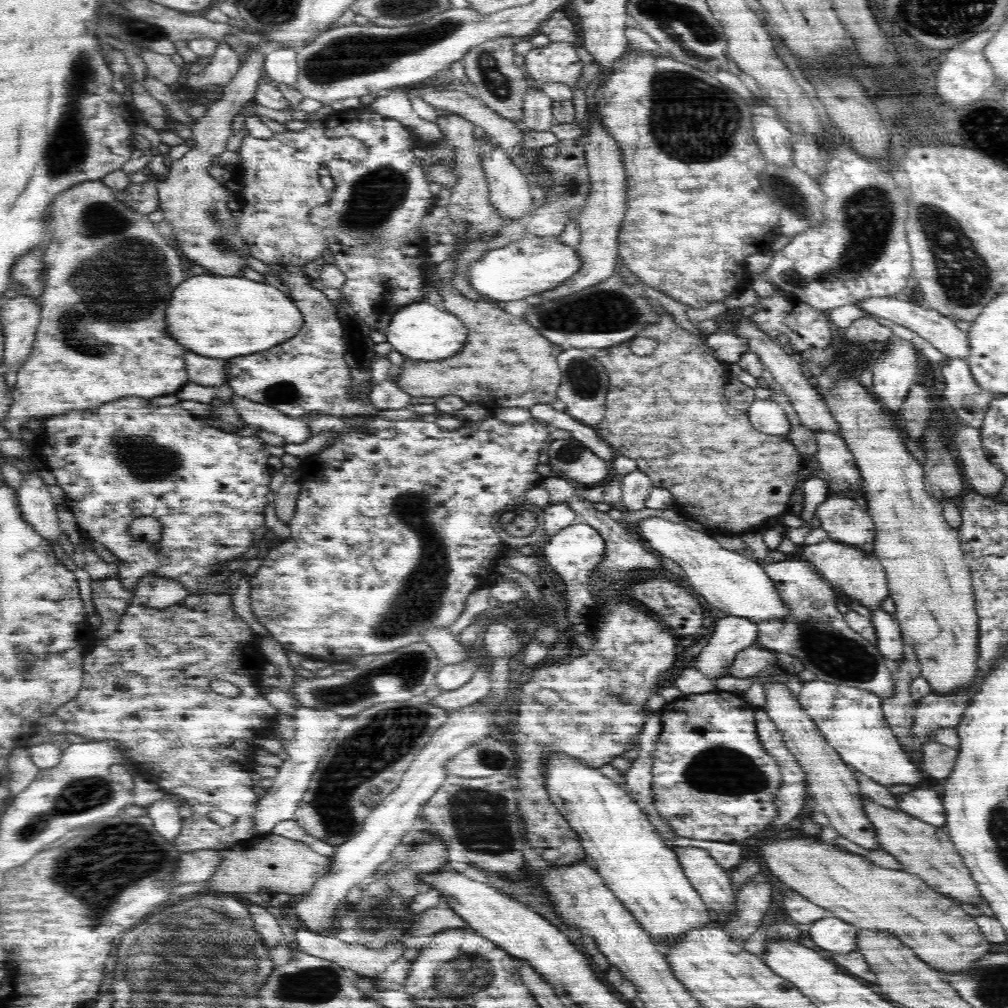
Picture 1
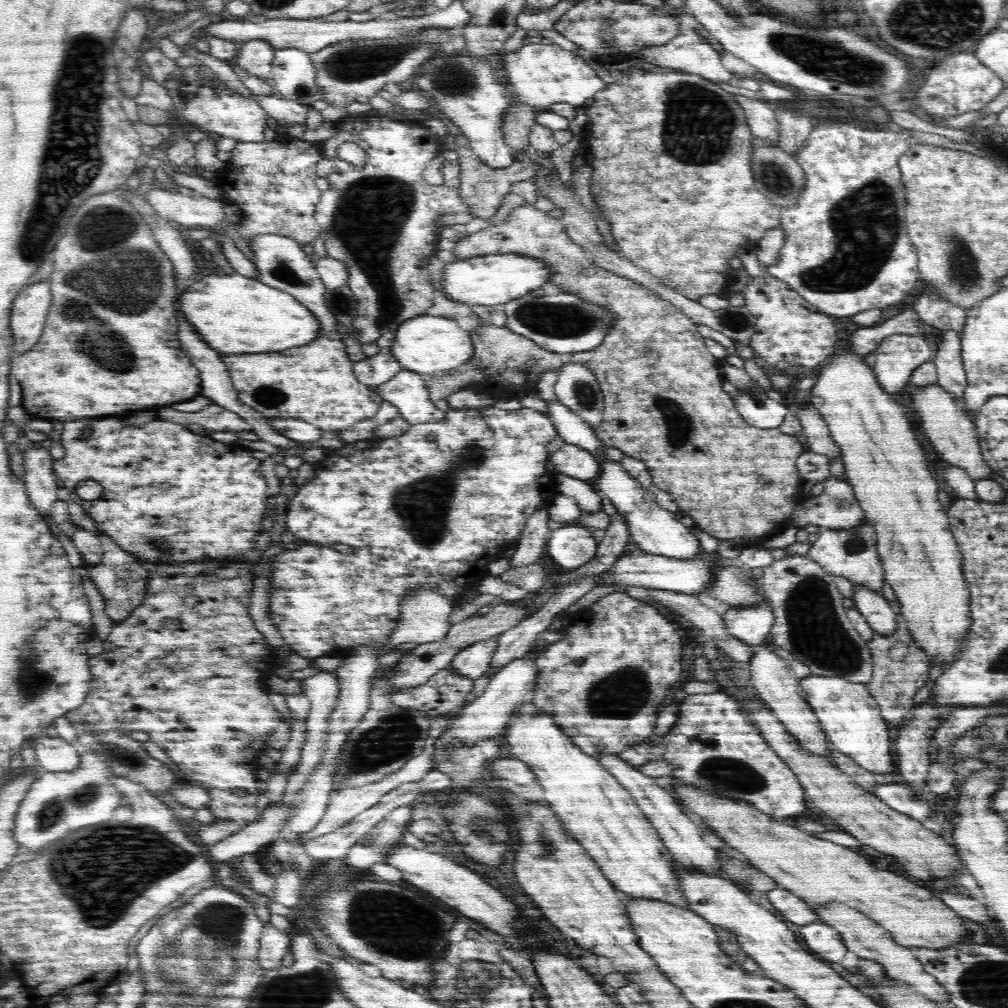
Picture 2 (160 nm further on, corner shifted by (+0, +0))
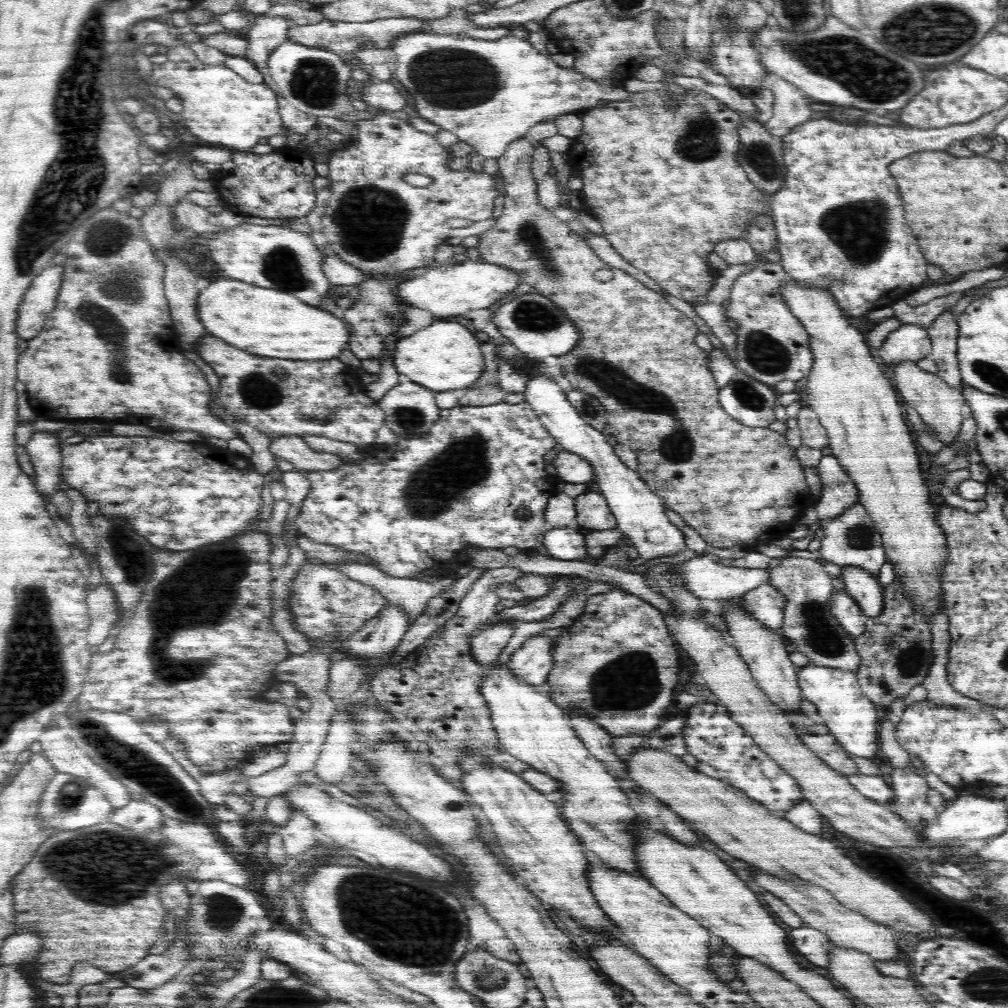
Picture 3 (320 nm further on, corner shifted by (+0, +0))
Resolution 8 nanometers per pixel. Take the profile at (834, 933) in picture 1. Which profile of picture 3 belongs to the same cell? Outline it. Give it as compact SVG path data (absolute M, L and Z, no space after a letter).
M811 926L791 928L791 942L794 943L794 951L800 953L810 964L816 967L827 967L830 961L831 940L827 934Z

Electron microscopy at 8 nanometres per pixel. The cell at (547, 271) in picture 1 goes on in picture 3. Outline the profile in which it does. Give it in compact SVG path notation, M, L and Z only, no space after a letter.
M472 260L458 264L452 262L447 266L433 266L426 270L424 276L408 278L395 286L399 300L412 308L426 310L432 316L446 319L450 316L463 315L469 310L489 308L504 294L513 291L521 282L521 275L514 271L486 262Z

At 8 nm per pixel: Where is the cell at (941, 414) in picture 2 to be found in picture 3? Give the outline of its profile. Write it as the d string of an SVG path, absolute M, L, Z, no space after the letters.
M900 361L890 372L892 384L903 402L915 408L926 425L934 428L938 440L944 445L953 443L959 435L961 424L966 417L966 402L960 389L952 387L936 374L920 369L915 362Z

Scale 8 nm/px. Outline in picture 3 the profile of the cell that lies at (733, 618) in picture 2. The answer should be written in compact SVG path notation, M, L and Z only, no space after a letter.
M760 584L742 596L741 608L746 609L752 617L764 627L778 631L784 622L784 608L787 599L770 584Z

